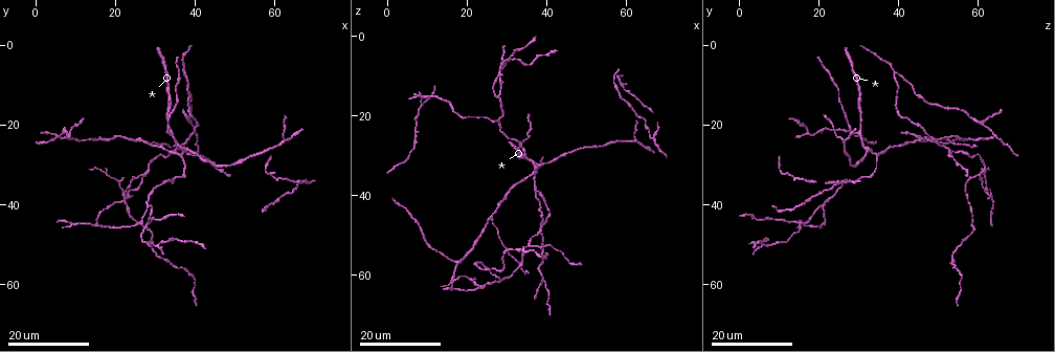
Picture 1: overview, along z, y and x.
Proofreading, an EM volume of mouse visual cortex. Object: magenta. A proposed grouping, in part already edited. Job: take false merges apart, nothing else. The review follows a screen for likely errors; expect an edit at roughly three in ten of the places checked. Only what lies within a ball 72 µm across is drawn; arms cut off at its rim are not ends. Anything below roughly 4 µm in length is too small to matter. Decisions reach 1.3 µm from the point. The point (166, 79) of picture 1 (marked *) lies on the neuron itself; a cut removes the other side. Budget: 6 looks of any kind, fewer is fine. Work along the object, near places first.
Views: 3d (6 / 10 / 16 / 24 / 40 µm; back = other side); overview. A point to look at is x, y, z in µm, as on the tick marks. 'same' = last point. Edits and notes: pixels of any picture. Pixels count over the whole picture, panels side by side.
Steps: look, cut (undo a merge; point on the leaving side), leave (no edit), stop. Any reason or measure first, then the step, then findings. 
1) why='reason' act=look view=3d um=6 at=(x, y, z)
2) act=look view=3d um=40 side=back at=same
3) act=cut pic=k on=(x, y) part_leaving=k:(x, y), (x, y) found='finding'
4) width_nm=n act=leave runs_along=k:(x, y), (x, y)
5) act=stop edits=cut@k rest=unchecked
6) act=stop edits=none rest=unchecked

why='four-way junction' act=look view=3d um=24 at=(37.5, 26.5, 32.5)

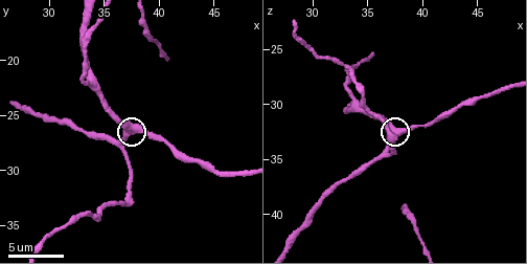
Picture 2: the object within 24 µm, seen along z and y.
act=look view=3d um=6 at=(37.6, 26.6, 33.0)

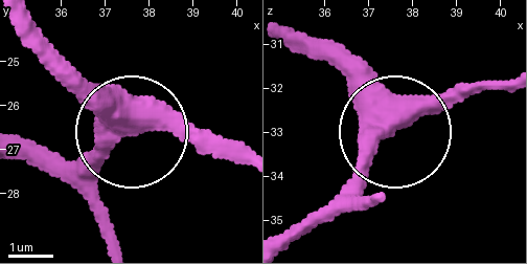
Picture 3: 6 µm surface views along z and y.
width_nm=430 act=leave found='continuous, no second neuron'

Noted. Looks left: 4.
why='three arms meet' act=look view=3d um=24 at=(26.0, 23.5, 46.5)

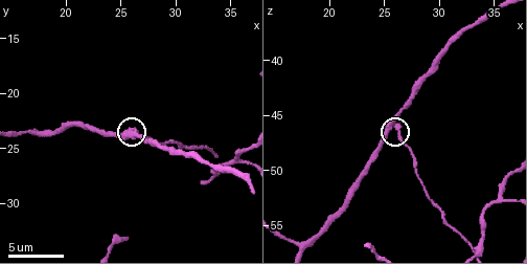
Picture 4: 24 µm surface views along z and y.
act=look view=3d um=6 at=(26.0, 23.2, 45.8)

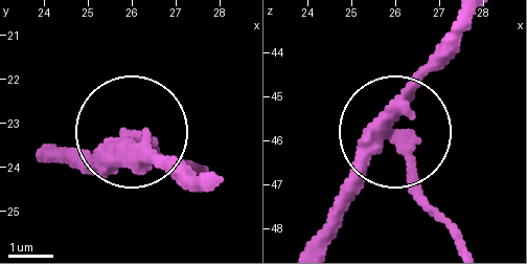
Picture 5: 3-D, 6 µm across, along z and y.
act=cut pic=5 on=(419, 197) part_leaving=5:(392, 141), (452, 240) found='a second neuron is stuck on'

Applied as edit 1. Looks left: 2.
act=look view=3d um=24 at=(39.5, 19.5, 61.0)

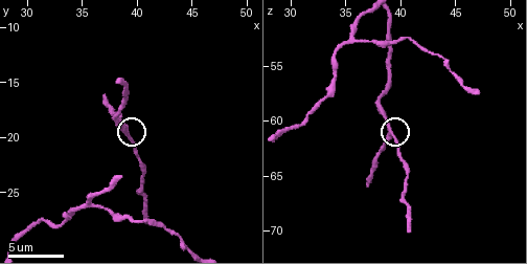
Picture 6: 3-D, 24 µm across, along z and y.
why='zoom in' act=look view=3d um=10 at=(39.0, 19.6, 61.2)

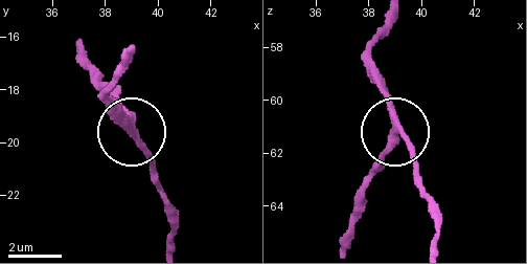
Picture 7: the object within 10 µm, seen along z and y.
arms=3 act=leave runs_along=7:(392, 20), (372, 53), (392, 141), (368, 179) found='one neuron here'

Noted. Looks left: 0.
act=stop edits=cut@5 rest=unchecked

